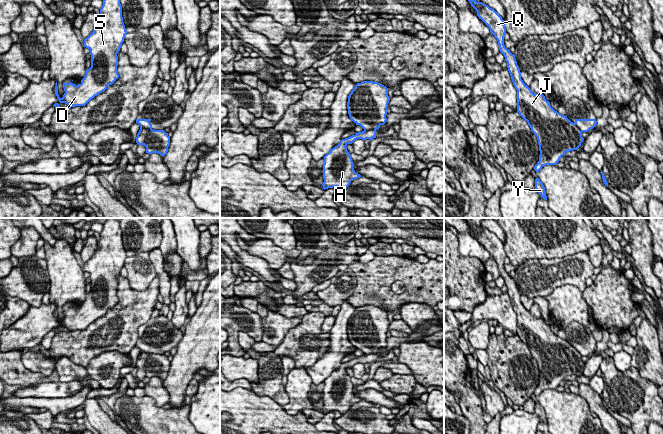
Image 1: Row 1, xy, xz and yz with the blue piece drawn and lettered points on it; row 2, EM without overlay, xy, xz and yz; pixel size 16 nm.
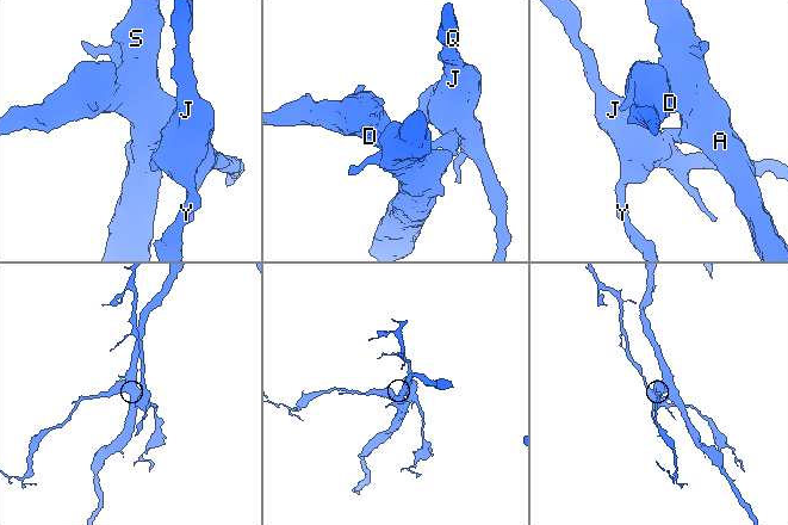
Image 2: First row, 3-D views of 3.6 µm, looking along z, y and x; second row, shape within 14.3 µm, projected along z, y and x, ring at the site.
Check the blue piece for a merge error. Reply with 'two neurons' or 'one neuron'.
two neurons

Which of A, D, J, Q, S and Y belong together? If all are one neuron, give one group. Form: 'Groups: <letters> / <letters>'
Groups: A D S / J Q Y

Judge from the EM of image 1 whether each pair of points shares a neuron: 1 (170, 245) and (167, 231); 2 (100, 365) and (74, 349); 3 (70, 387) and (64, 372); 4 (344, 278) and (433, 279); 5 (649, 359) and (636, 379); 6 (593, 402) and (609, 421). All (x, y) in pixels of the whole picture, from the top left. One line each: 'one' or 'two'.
1: one
2: two
3: two
4: two
5: two
6: one

